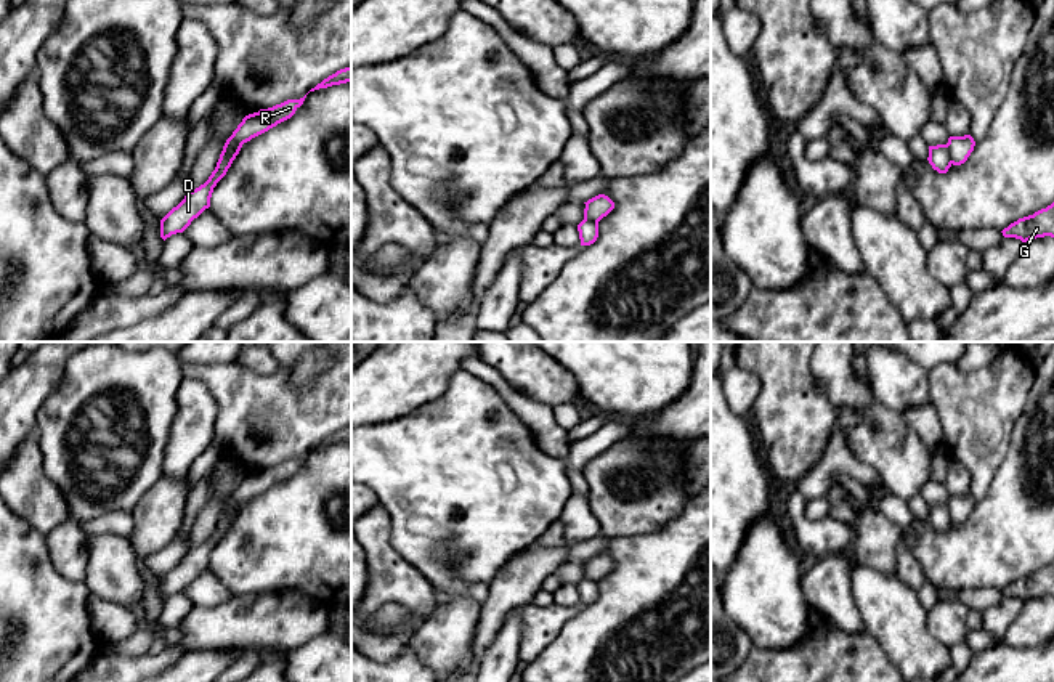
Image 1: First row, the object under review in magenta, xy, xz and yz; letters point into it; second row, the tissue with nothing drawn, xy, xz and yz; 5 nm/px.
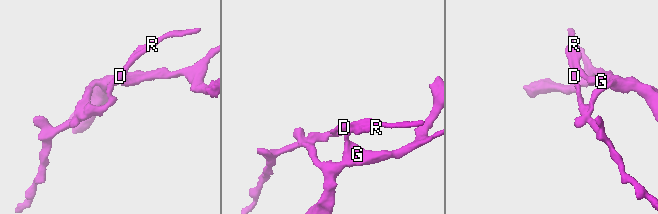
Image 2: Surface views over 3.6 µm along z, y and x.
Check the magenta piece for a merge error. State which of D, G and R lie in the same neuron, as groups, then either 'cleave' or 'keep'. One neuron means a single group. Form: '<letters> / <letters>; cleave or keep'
D / G R; cleave

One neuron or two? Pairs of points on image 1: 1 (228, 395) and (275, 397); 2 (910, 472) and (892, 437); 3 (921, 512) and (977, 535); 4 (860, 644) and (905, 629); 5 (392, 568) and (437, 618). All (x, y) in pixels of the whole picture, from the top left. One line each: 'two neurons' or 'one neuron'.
1: one neuron
2: one neuron
3: two neurons
4: two neurons
5: one neuron

